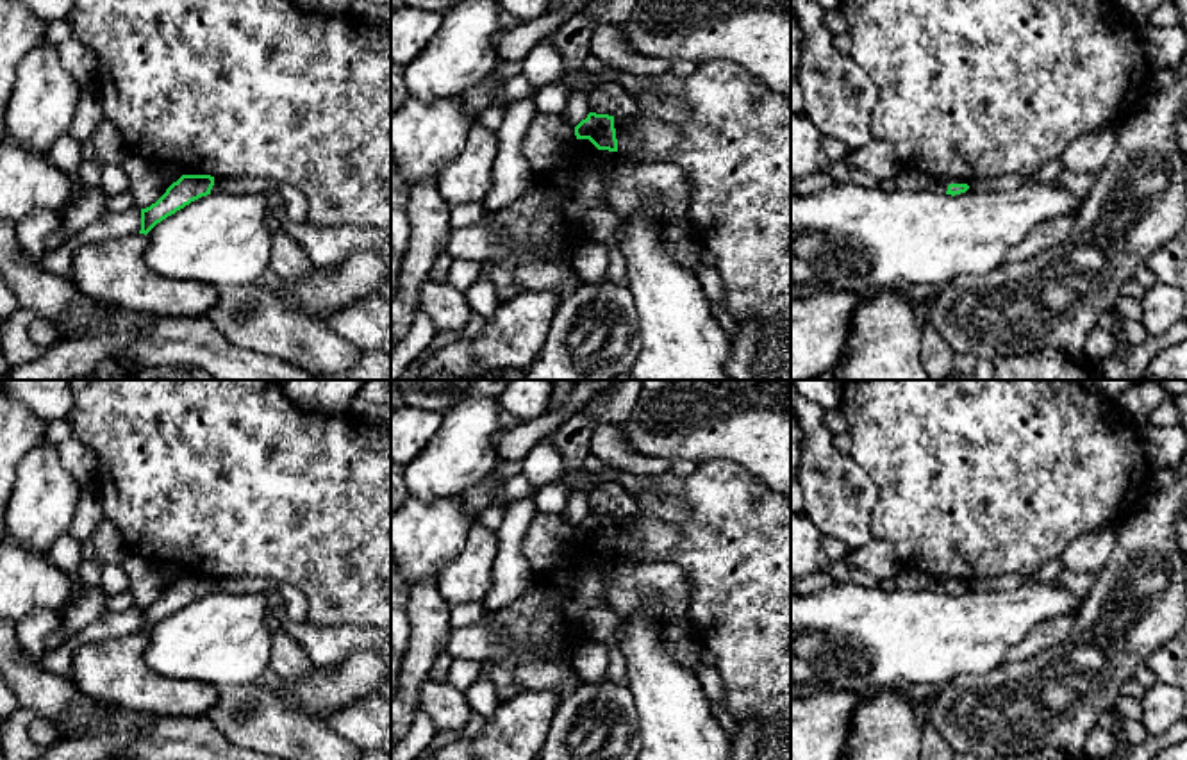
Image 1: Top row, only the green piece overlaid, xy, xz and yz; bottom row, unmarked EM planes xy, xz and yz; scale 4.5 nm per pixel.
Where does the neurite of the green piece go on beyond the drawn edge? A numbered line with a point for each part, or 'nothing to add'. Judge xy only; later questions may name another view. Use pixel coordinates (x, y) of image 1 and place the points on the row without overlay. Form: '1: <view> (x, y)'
1: xy (222, 584)

